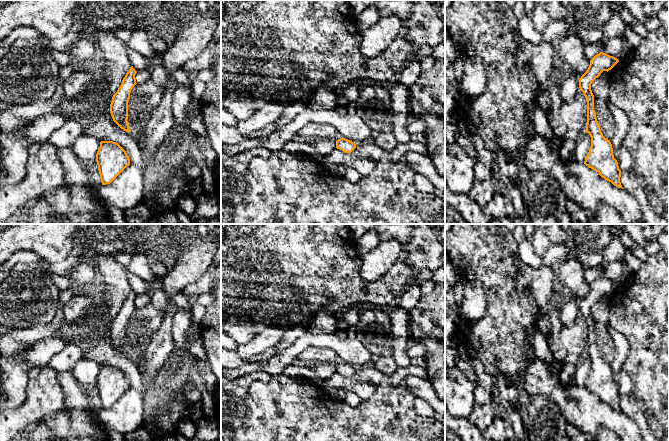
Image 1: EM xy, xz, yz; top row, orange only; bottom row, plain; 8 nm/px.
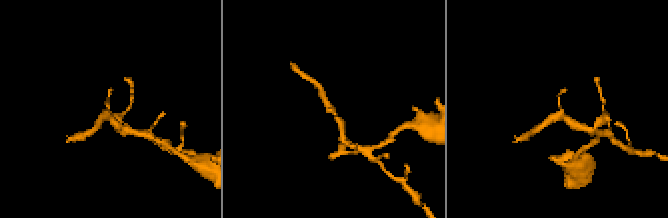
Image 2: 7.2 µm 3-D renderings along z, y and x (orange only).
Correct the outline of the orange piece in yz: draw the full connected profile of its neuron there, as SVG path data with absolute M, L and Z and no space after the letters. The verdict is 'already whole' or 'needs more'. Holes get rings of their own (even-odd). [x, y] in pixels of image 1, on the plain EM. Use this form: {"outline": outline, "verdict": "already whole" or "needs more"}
{"outline": "M600 276L590 284L587 295L579 303L579 312L584 317L587 325L586 355L591 361L591 370L585 382L584 388L614 410L622 412L620 401L621 394L614 382L610 364L606 363L600 353L594 334L594 319L591 314L592 306L603 295L611 294L619 284L606 277Z", "verdict": "already whole"}

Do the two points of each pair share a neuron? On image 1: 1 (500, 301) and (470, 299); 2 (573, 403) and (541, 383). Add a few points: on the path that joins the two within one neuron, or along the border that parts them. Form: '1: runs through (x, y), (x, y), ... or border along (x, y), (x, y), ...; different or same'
1: border along (476, 279), (483, 286), (487, 308), (474, 320); different
2: runs through (565, 397), (557, 393), (549, 385); same

